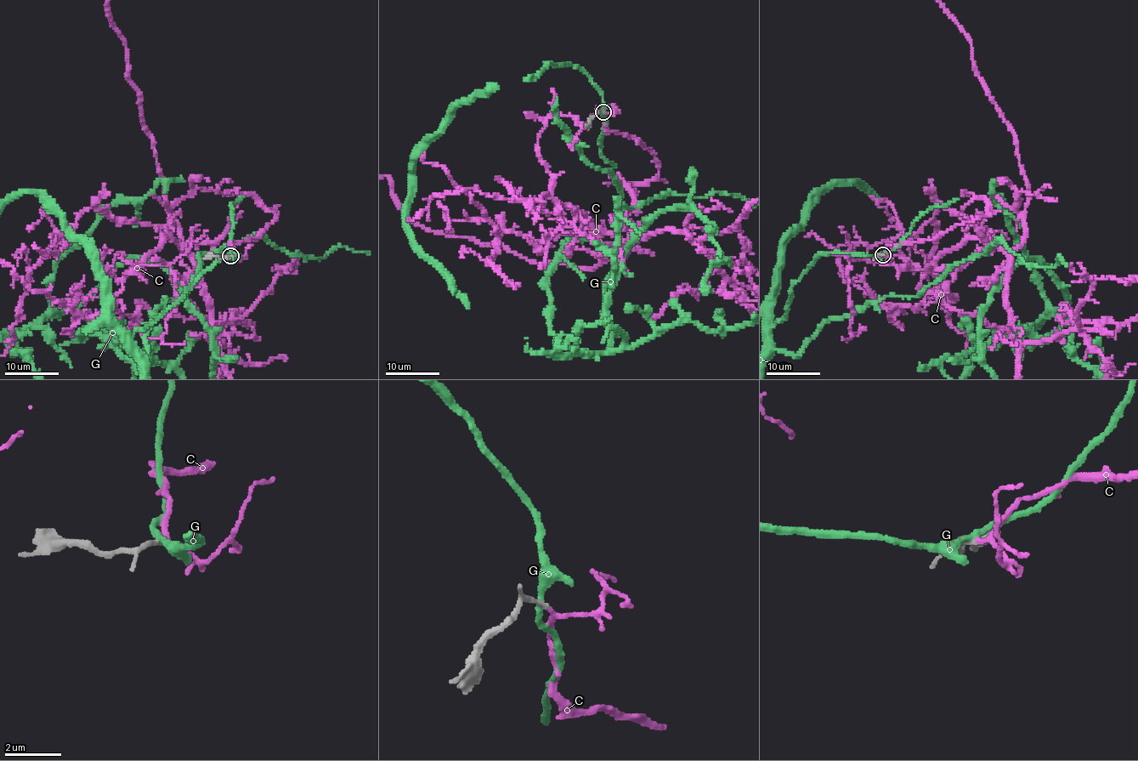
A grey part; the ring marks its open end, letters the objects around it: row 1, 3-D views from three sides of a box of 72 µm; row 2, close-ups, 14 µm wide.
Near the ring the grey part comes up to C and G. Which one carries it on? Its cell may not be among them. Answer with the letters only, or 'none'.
C

